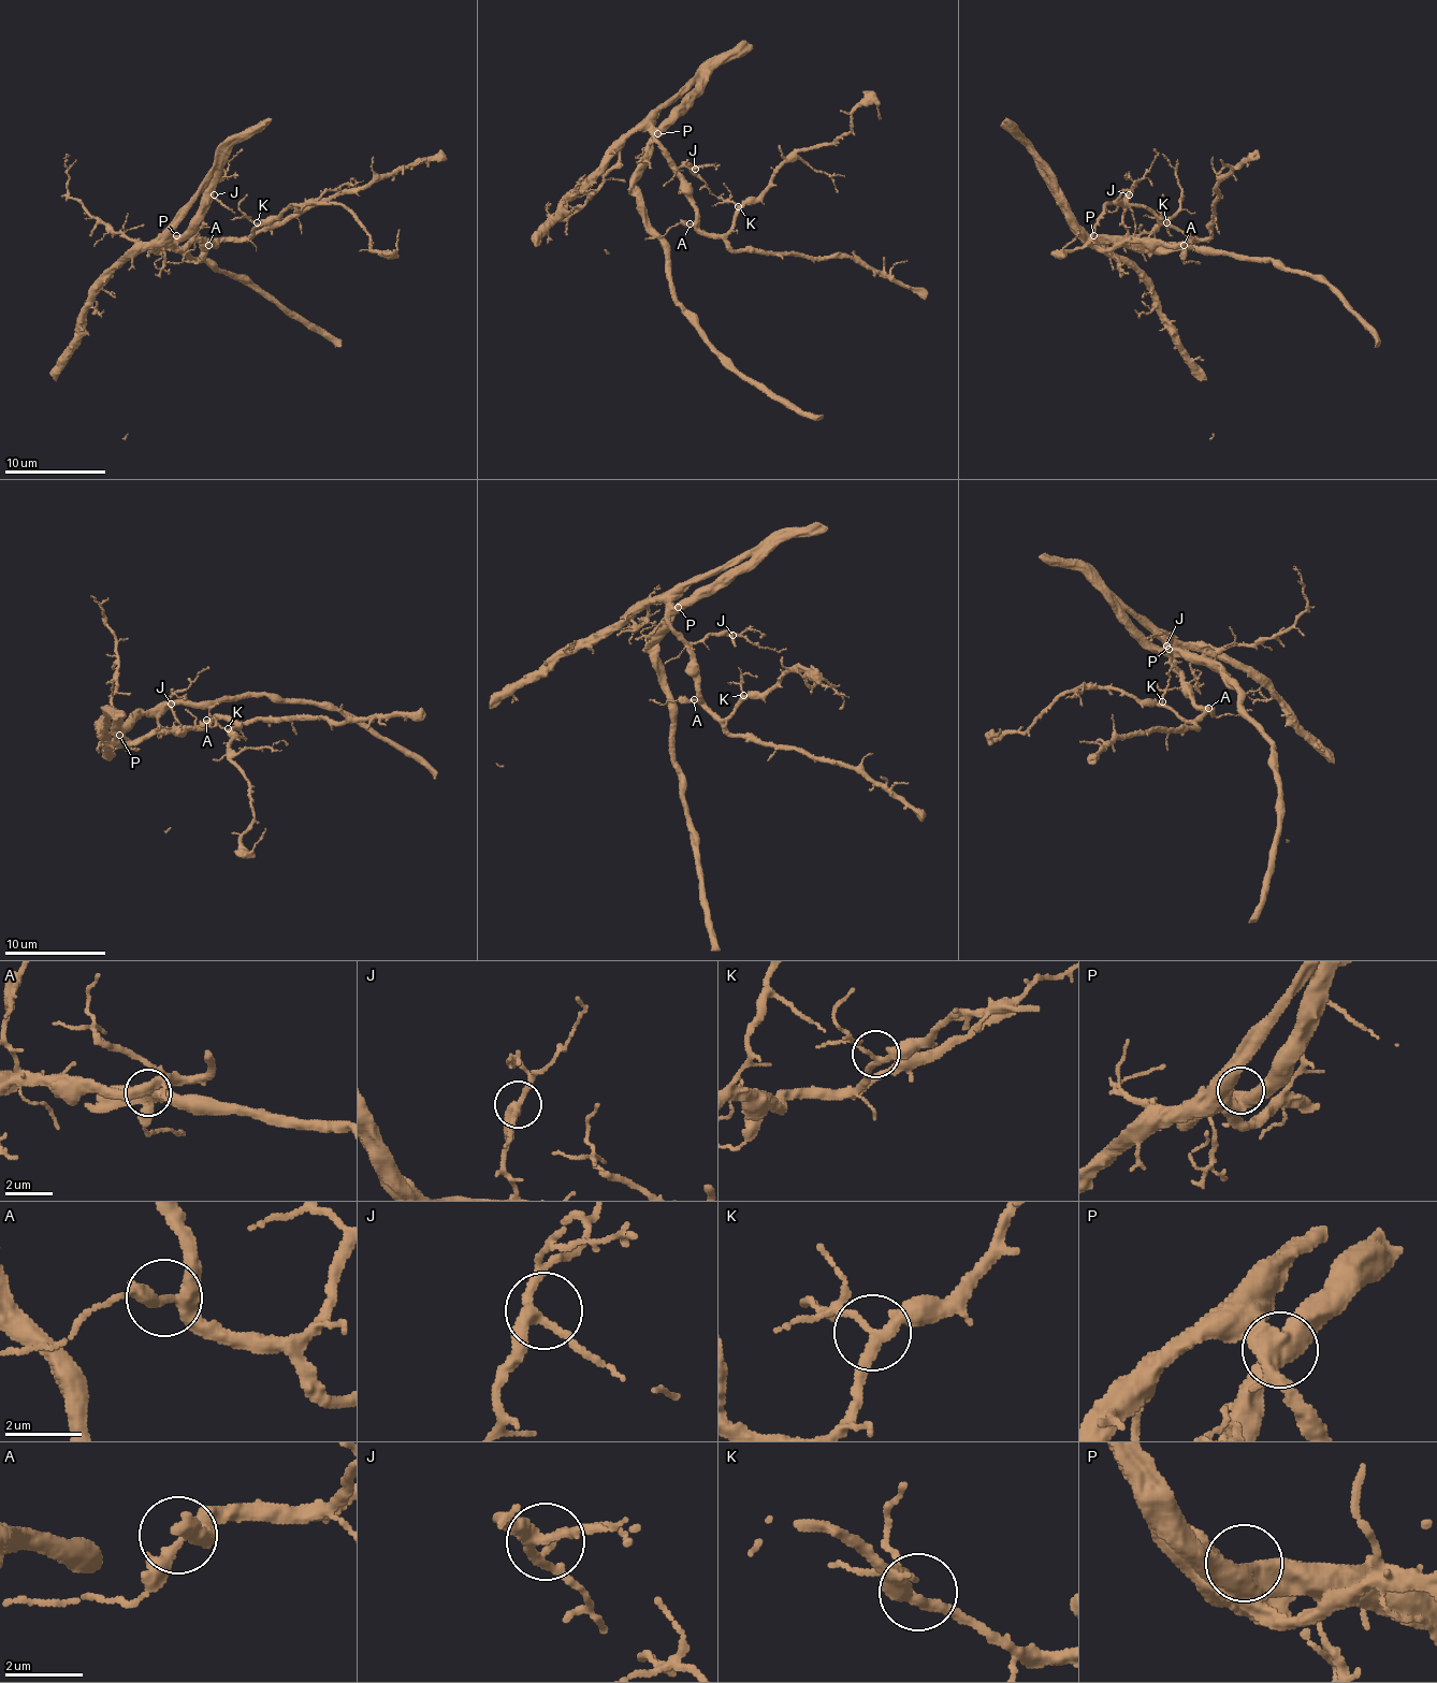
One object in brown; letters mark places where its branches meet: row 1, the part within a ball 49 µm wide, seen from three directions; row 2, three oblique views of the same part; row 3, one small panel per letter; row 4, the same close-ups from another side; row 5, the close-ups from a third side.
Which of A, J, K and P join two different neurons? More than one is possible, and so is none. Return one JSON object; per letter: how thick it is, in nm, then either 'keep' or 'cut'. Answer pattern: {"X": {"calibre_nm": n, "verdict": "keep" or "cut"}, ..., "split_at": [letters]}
{"A": {"calibre_nm": 320, "verdict": "keep"}, "J": {"calibre_nm": 300, "verdict": "keep"}, "K": {"calibre_nm": 240, "verdict": "keep"}, "P": {"calibre_nm": 480, "verdict": "keep"}, "split_at": []}

